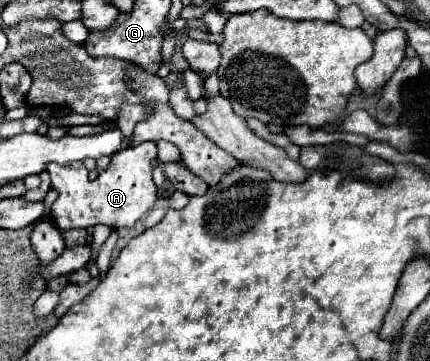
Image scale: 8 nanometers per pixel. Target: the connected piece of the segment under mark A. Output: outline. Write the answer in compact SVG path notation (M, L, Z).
M146 141L136 147L122 149L112 157L108 169L104 169L94 181L88 179L88 169L82 161L68 165L50 163L46 167L52 189L58 191L56 201L50 207L50 219L60 231L86 229L94 225L108 225L112 229L132 227L142 215L146 215L156 203L156 185L152 181L152 161L156 159L156 143Z

